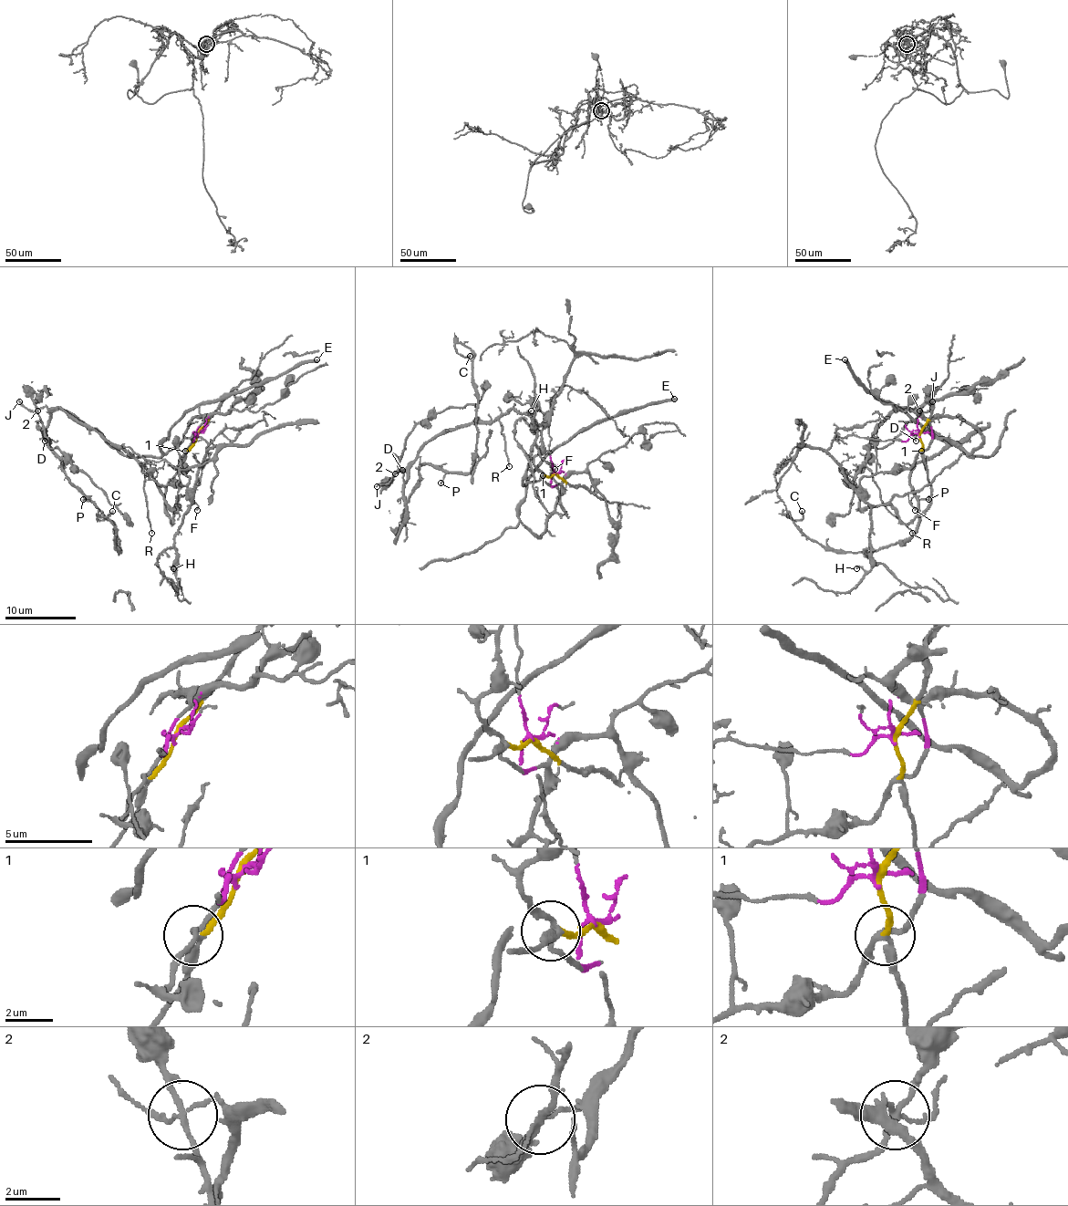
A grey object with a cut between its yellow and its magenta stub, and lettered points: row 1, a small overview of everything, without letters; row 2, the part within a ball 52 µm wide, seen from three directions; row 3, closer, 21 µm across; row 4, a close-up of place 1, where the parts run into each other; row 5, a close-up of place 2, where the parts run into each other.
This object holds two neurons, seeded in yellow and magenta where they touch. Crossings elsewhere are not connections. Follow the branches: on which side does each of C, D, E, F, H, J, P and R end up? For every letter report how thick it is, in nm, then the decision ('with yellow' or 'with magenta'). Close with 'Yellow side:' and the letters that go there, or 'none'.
C: 160 nm thick; with yellow
D: 110 nm thick; with yellow
E: 360 nm thick; with magenta
F: 140 nm thick; with yellow
H: 140 nm thick; with magenta
J: 140 nm thick; with yellow
P: 170 nm thick; with yellow
R: 90 nm thick; with yellow
Yellow side: C, D, F, J, P, R

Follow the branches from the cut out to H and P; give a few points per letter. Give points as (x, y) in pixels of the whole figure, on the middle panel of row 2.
H: (556, 473), (551, 476), (553, 485), (547, 485), (534, 463), (545, 414), (545, 425), (534, 425), (532, 410)
P: (556, 473), (523, 485), (537, 423), (509, 409), (434, 435), (406, 499), (422, 465), (438, 465), (440, 483)

